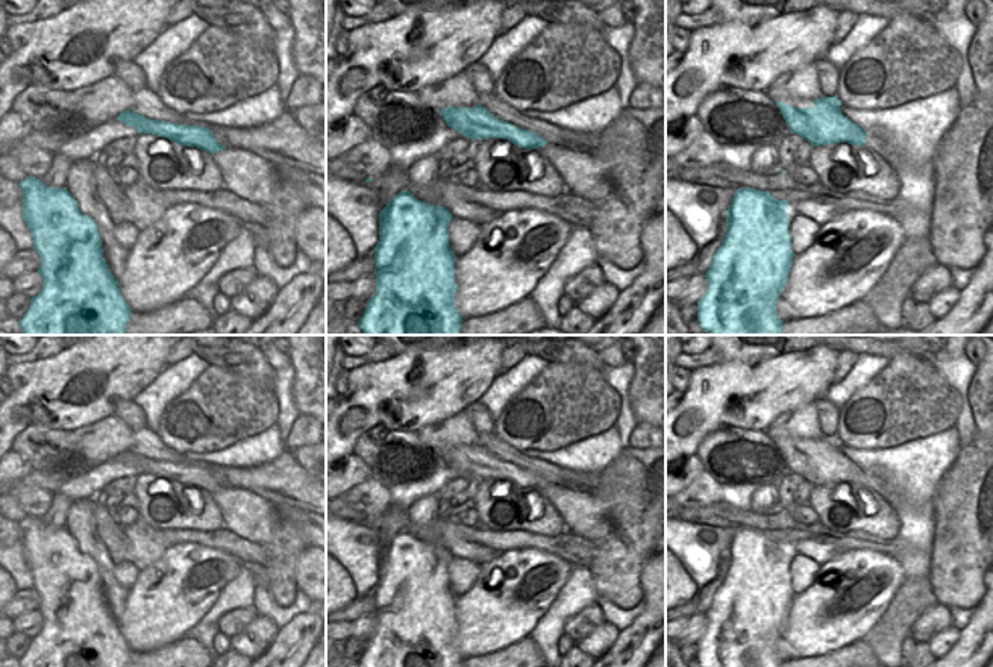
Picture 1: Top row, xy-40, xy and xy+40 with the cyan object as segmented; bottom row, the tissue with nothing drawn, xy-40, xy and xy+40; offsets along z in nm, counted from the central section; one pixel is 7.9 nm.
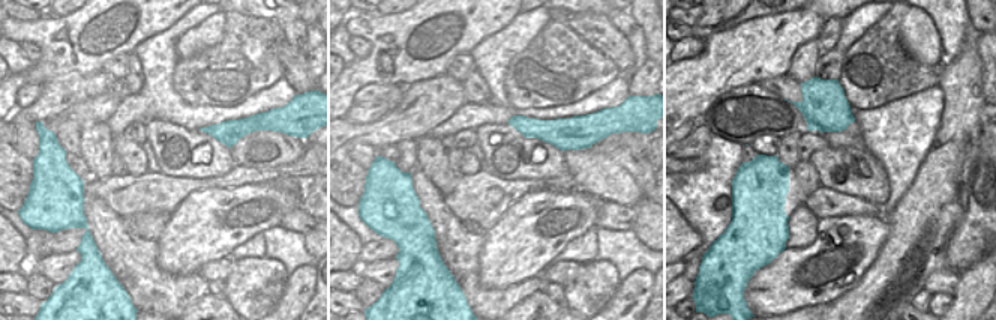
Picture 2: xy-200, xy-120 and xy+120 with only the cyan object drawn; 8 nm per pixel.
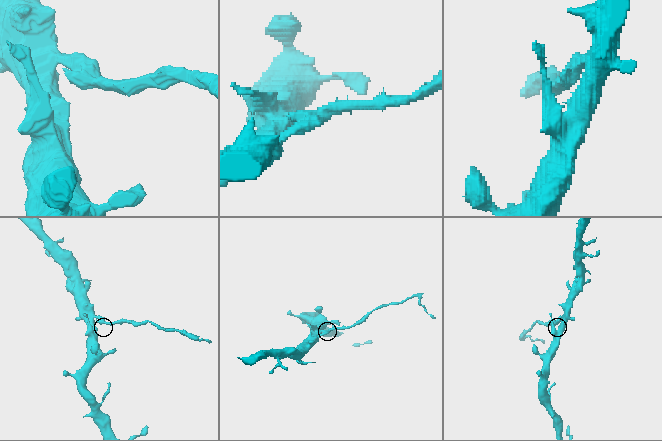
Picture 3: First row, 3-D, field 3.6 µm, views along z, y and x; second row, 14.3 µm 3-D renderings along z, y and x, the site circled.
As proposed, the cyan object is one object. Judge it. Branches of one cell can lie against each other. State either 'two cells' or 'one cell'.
two cells

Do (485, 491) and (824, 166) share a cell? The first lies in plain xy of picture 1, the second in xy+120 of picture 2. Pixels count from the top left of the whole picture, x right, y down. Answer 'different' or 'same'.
same

